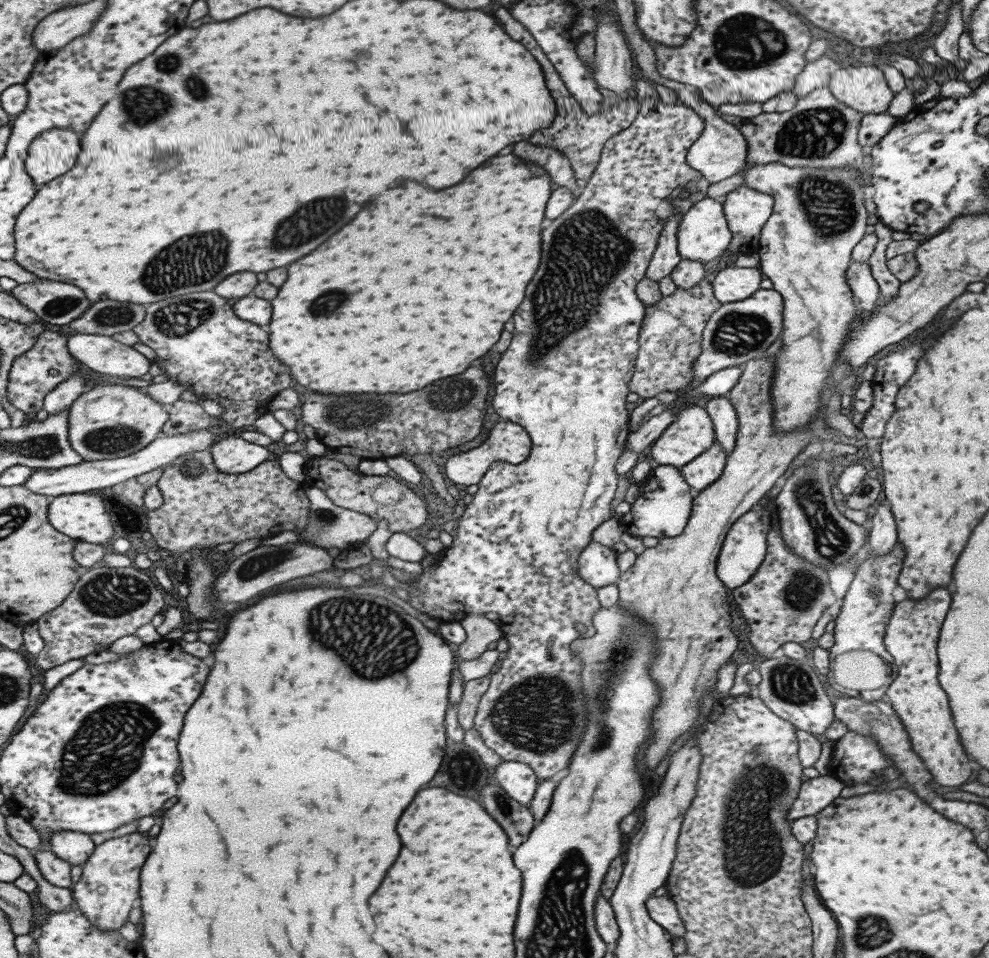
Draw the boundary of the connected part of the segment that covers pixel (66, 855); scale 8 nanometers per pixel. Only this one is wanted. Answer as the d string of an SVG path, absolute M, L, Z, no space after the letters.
M58 830L48 838L47 850L72 865L82 865L95 845L89 835L80 832Z

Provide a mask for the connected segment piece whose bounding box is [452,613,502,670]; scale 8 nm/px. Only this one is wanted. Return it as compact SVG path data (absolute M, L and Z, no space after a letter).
M484 613L466 614L458 623L464 628L466 637L461 644L452 646L454 668L457 670L461 661L476 659L486 651L487 644L495 642L502 636L498 625L485 618Z

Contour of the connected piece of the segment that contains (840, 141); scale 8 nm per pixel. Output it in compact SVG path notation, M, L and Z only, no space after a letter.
M827 86L813 89L787 112L763 112L750 119L742 119L740 133L747 145L746 164L781 163L790 167L824 169L853 169L863 171L866 151L856 139L863 114L839 103Z

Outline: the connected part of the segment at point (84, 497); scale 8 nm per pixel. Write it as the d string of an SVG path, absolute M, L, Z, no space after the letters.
M89 493L63 494L52 497L48 504L46 518L57 532L76 540L108 546L113 540L113 528L102 499Z

